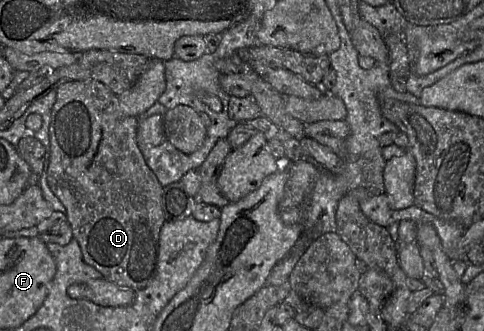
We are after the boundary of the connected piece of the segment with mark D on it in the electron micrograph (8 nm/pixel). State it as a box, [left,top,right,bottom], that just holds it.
[47,79,166,292]

